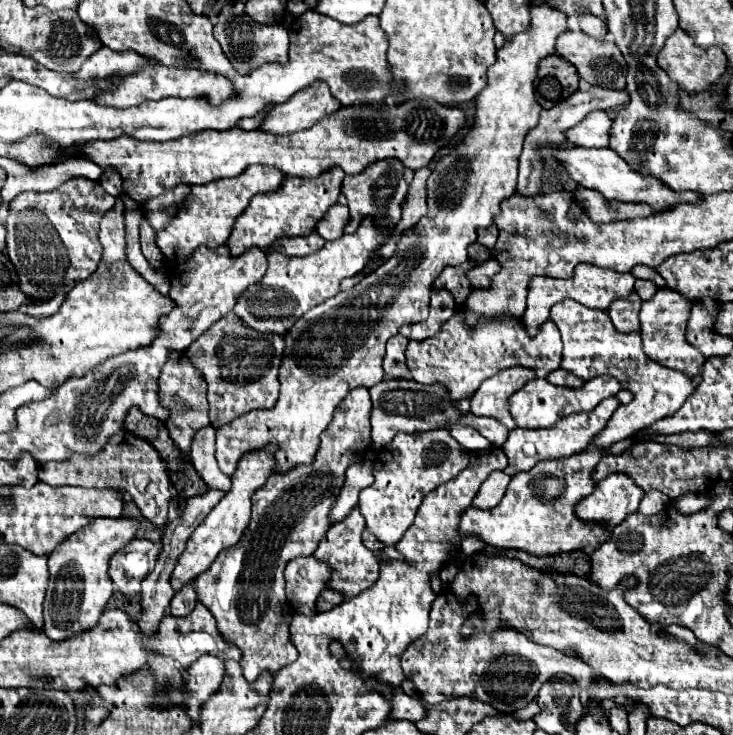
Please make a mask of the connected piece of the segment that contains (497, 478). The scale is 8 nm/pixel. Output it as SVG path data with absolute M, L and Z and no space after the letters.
M494 471L482 483L478 495L474 497L474 507L480 507L480 509L492 509L492 507L496 507L502 501L508 483L510 483L510 477L504 471Z

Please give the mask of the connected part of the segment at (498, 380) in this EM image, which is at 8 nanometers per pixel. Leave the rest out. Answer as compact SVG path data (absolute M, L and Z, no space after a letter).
M514 366L496 373L494 377L486 379L480 389L474 393L470 401L470 411L474 415L486 415L494 417L500 423L504 423L508 429L514 429L516 423L512 415L508 415L508 395L512 391L524 387L524 383L532 381L535 373L523 366Z

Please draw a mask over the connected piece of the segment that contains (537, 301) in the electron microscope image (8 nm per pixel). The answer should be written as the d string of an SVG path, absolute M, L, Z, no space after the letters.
M580 263L574 271L572 279L550 279L550 277L534 277L530 283L528 291L528 309L524 313L524 327L528 327L528 335L536 337L536 331L540 331L540 323L546 323L550 317L550 309L564 301L564 299L574 299L580 305L588 309L600 309L608 311L610 303L616 299L628 299L628 295L634 289L634 275L632 273L618 273L618 271L604 271L600 267Z

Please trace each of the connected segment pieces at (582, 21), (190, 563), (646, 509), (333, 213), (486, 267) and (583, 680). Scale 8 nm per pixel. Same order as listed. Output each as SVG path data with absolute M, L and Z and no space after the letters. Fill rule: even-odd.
M586 13L578 15L578 25L584 33L588 33L592 37L598 37L598 39L606 37L606 23L596 15L586 15Z
M268 445L268 447L260 449L260 451L252 451L252 453L244 455L240 459L238 469L232 475L232 489L230 489L230 493L226 493L220 499L220 503L210 511L208 519L204 519L196 527L196 531L192 533L192 537L186 543L184 555L180 555L180 559L176 561L176 567L172 571L172 589L174 591L180 591L196 575L200 575L206 569L210 569L210 565L216 561L220 551L224 551L224 549L228 549L228 547L232 547L234 543L240 541L240 537L242 537L242 533L244 533L244 529L248 527L248 521L250 521L250 497L272 475L272 467L274 467L272 453L274 451L276 451L276 447Z
M650 491L642 497L638 511L642 515L656 515L656 513L664 511L668 507L668 503L670 503L670 499L666 495L660 495L658 491Z
M336 203L320 219L320 223L316 225L316 233L320 233L326 241L338 239L338 237L342 237L342 231L344 231L344 225L348 223L348 219L350 219L348 207Z
M490 259L490 261L474 267L472 271L468 271L468 279L472 281L474 289L476 287L490 287L490 281L496 275L496 271L500 271L500 265L494 259Z
M446 589L432 603L430 629L404 651L402 669L406 677L416 683L420 699L426 703L434 705L450 697L474 697L490 703L500 713L510 713L514 707L520 709L530 703L538 689L560 671L566 671L584 691L600 689L602 675L596 675L584 661L566 657L552 647L536 645L518 631L498 629L494 633L476 633L470 639L462 639L460 629L472 611L476 611L474 597L462 605Z

